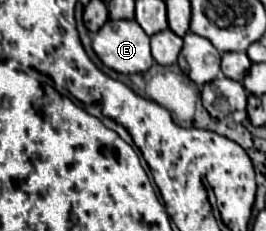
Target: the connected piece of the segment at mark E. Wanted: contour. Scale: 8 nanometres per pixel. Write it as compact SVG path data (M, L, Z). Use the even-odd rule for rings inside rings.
M109 20L93 38L99 60L121 74L147 72L153 66L149 36L135 20Z

